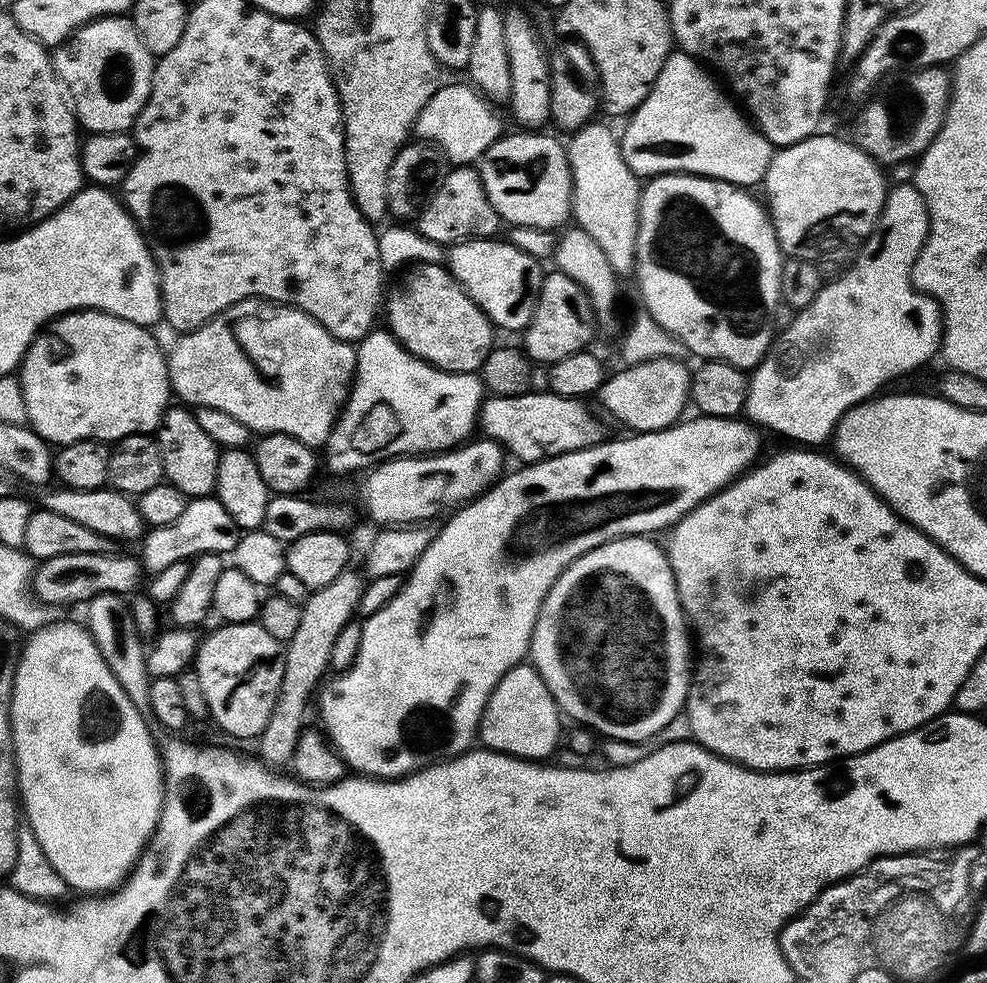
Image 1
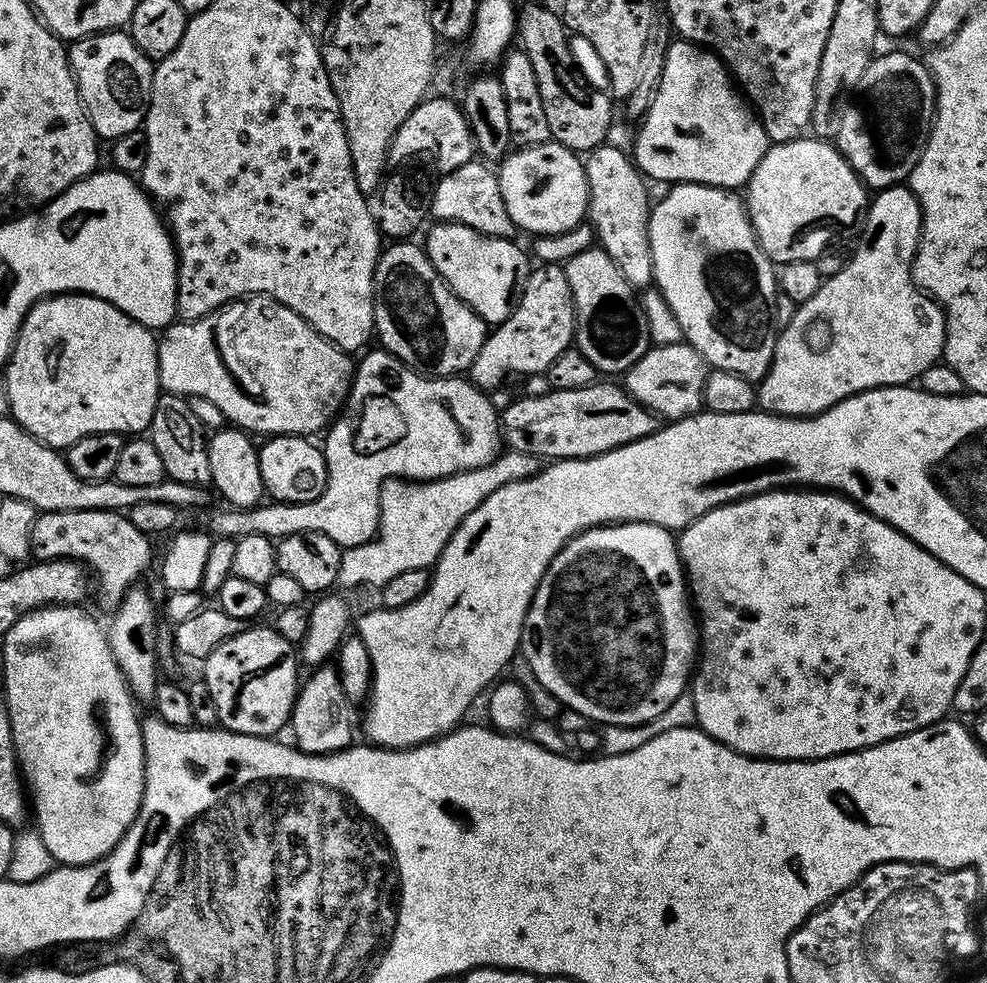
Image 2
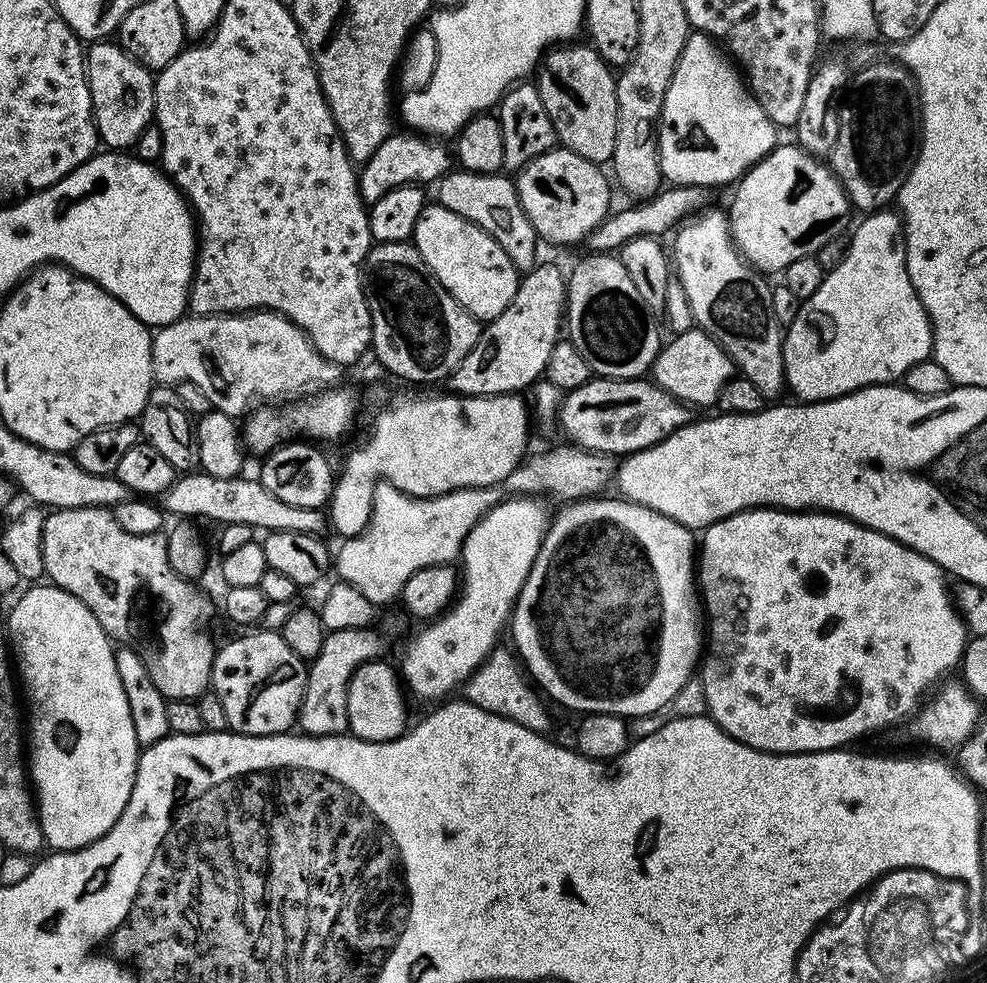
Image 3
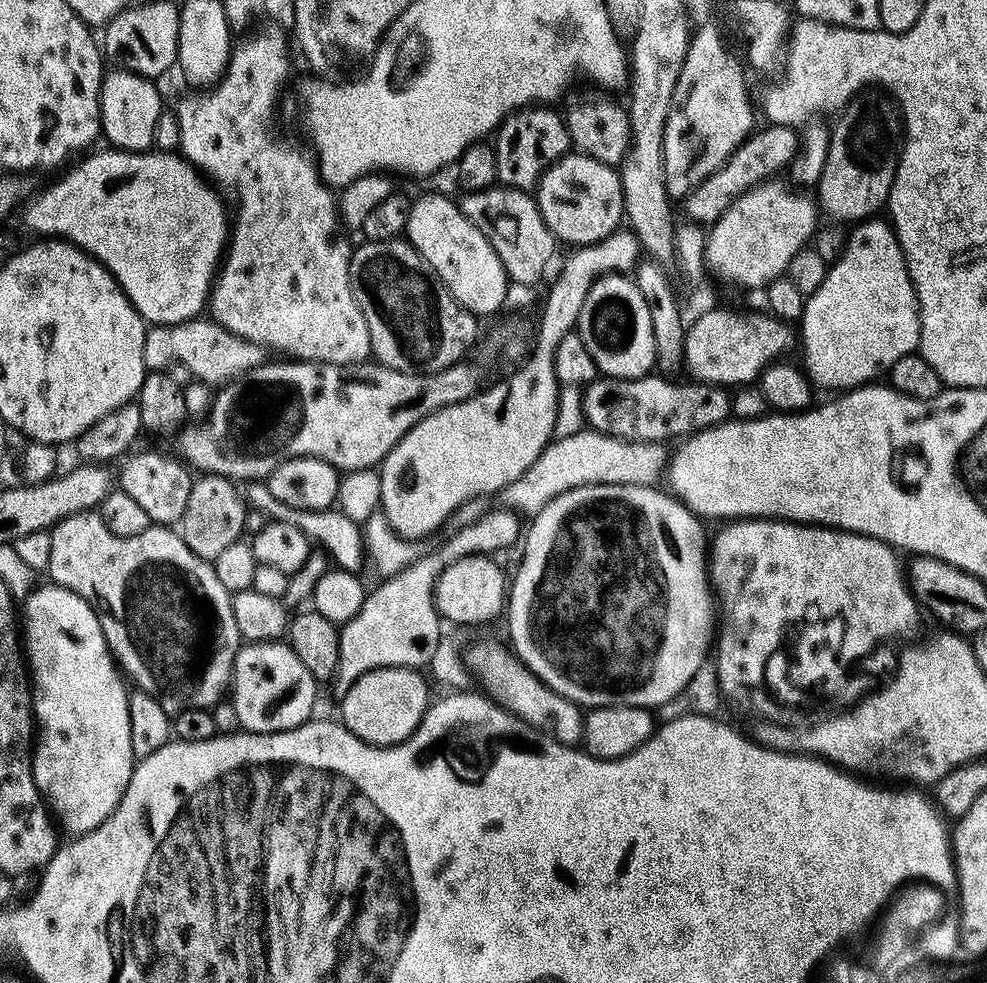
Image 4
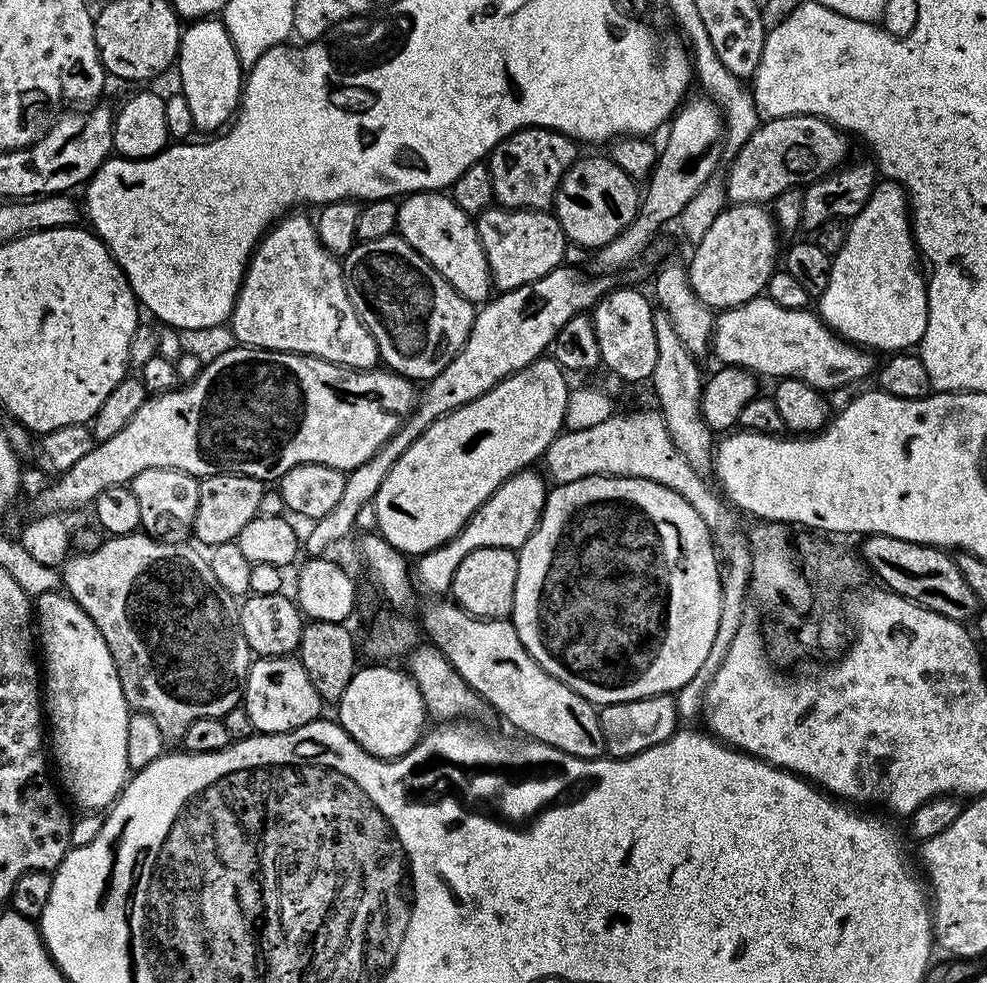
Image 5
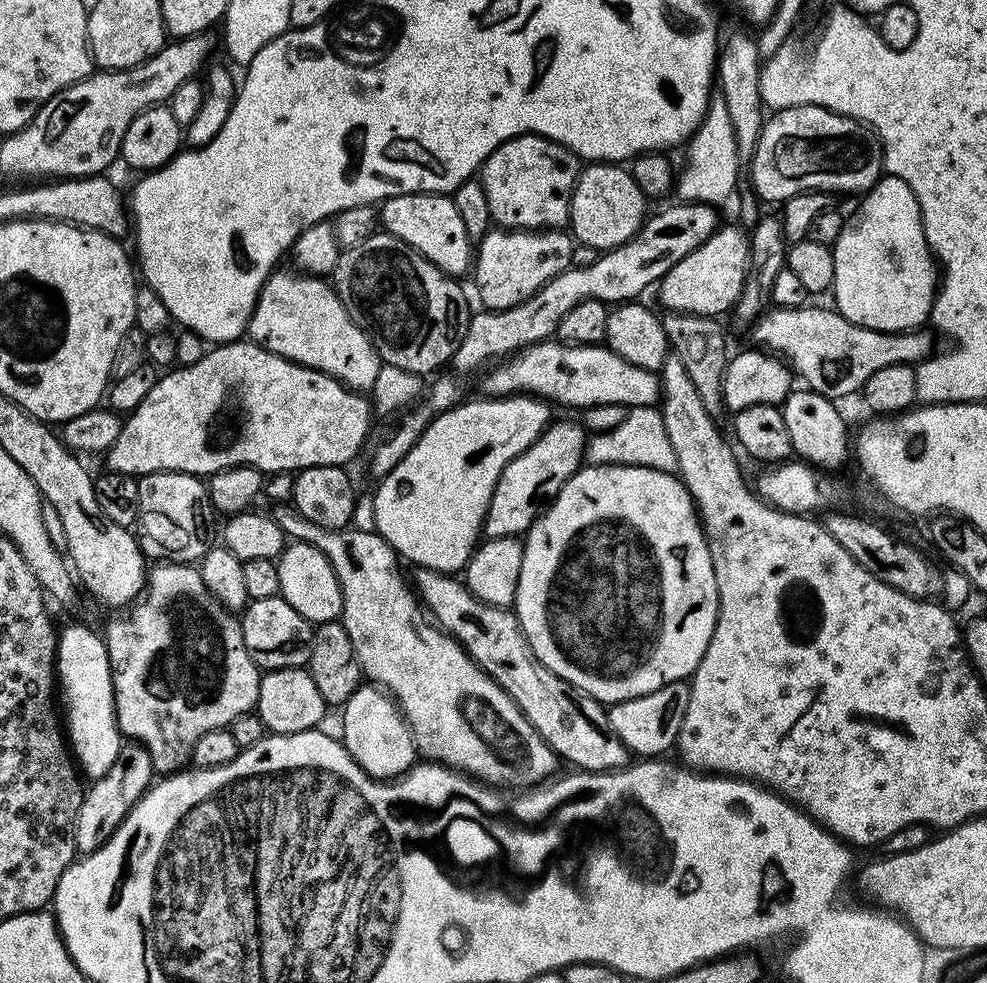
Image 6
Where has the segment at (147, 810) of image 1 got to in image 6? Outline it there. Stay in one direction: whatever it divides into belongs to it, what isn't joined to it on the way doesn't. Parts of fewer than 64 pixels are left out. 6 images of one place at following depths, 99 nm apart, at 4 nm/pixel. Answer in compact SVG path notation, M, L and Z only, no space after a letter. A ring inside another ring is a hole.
M72 624L61 631L56 646L58 692L64 695L62 716L68 719L66 740L79 771L89 781L100 779L114 766L122 747L116 727L116 703L112 689L112 671L103 639L84 624Z

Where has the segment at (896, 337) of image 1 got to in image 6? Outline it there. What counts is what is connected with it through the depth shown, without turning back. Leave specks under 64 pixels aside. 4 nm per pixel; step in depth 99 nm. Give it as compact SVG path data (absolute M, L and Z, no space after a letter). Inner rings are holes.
M884 174L876 181L874 187L869 188L859 197L859 200L860 205L853 210L852 216L850 212L850 215L845 219L842 234L838 234L836 243L831 245L834 254L834 282L830 289L830 296L836 299L835 311L858 326L866 326L870 330L878 330L879 332L910 332L919 329L923 325L920 323L923 320L927 321L932 314L932 302L935 300L938 291L938 264L926 242L926 234L920 217L920 207L914 198L914 190L910 190L910 186L906 186L906 182L902 182L902 178Z

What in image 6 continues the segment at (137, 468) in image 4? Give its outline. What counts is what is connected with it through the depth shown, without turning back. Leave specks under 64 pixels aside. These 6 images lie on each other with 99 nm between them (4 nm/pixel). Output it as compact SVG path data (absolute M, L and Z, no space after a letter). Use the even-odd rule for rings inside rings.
M151 472L138 479L138 514L134 525L134 535L140 544L140 551L152 562L167 562L169 564L195 565L203 560L210 547L208 541L208 512L210 513L210 501L208 499L208 486L201 477L191 476L189 472Z

